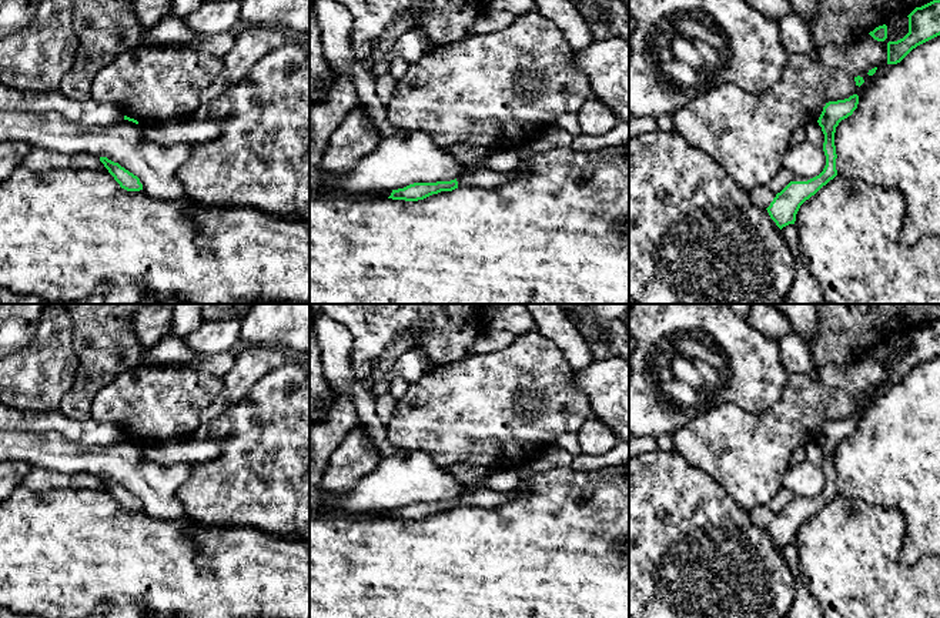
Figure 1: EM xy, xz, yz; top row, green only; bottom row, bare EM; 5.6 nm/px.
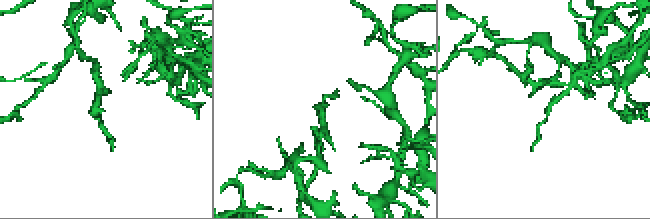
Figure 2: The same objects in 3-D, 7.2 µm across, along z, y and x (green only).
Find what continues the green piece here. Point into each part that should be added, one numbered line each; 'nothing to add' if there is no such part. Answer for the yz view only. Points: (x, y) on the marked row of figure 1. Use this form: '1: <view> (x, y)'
nothing to add

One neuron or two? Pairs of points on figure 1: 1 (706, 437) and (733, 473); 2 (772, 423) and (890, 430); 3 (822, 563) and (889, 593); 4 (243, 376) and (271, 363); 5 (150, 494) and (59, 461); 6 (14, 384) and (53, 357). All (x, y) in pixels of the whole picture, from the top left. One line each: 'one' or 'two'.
1: one
2: two
3: one
4: one
5: one
6: one

